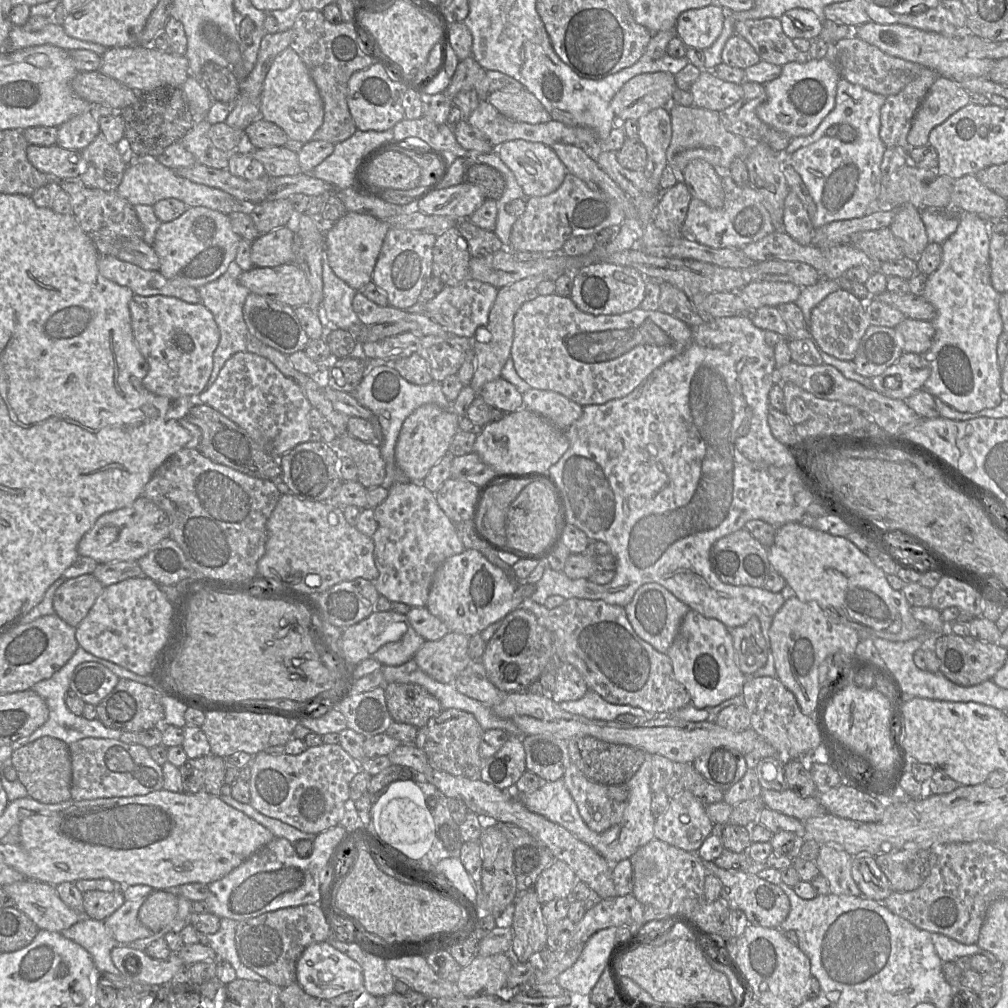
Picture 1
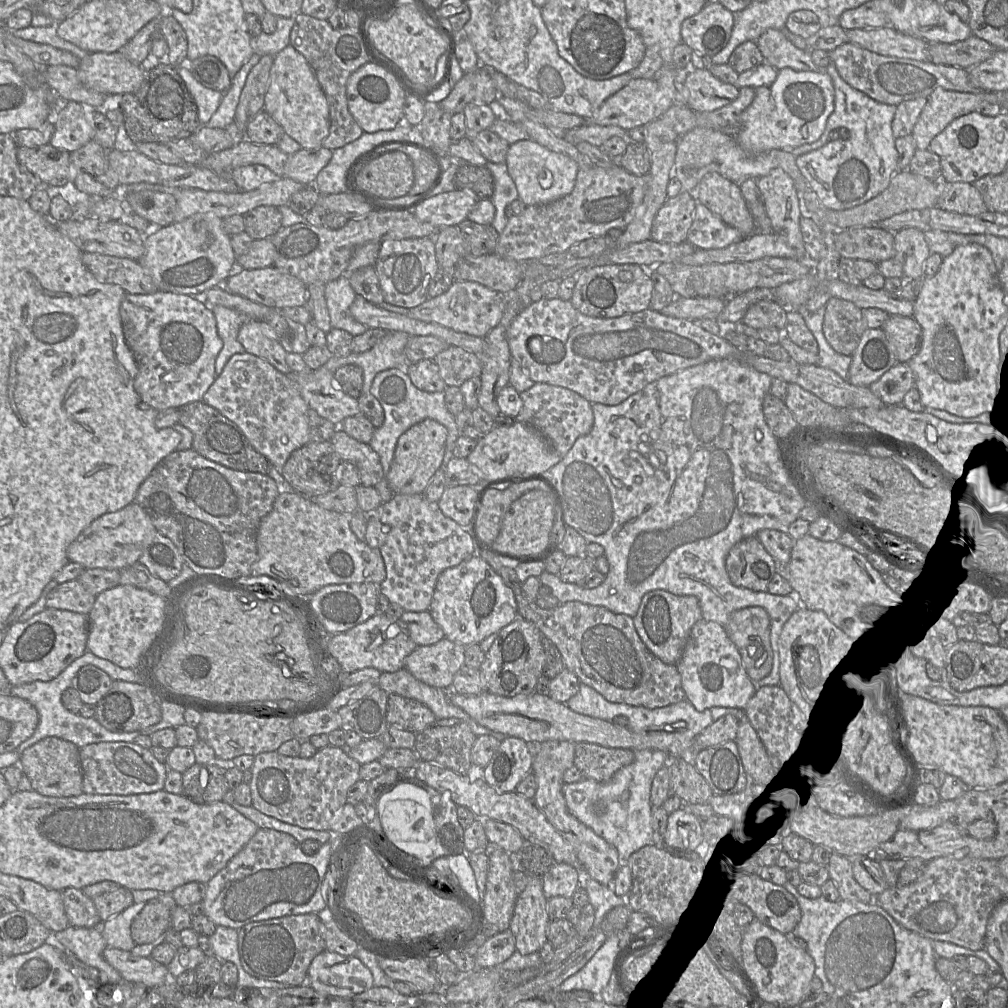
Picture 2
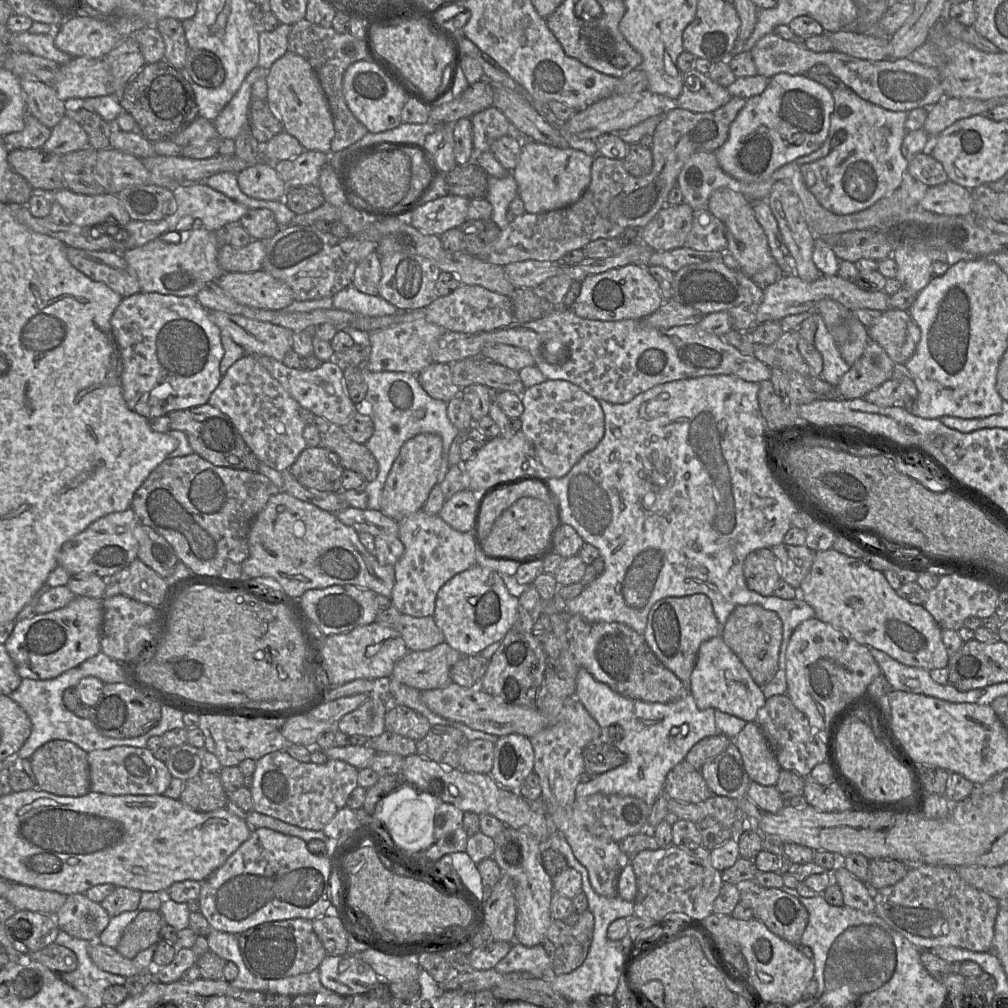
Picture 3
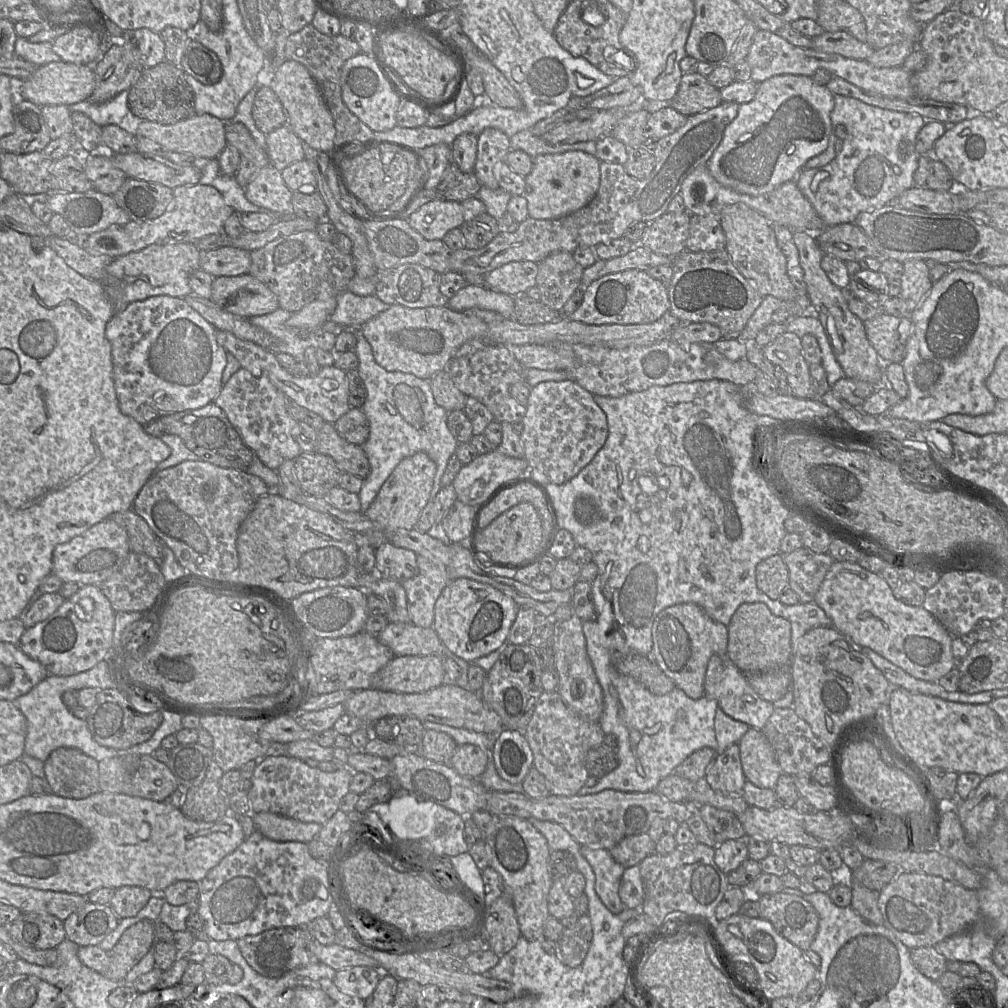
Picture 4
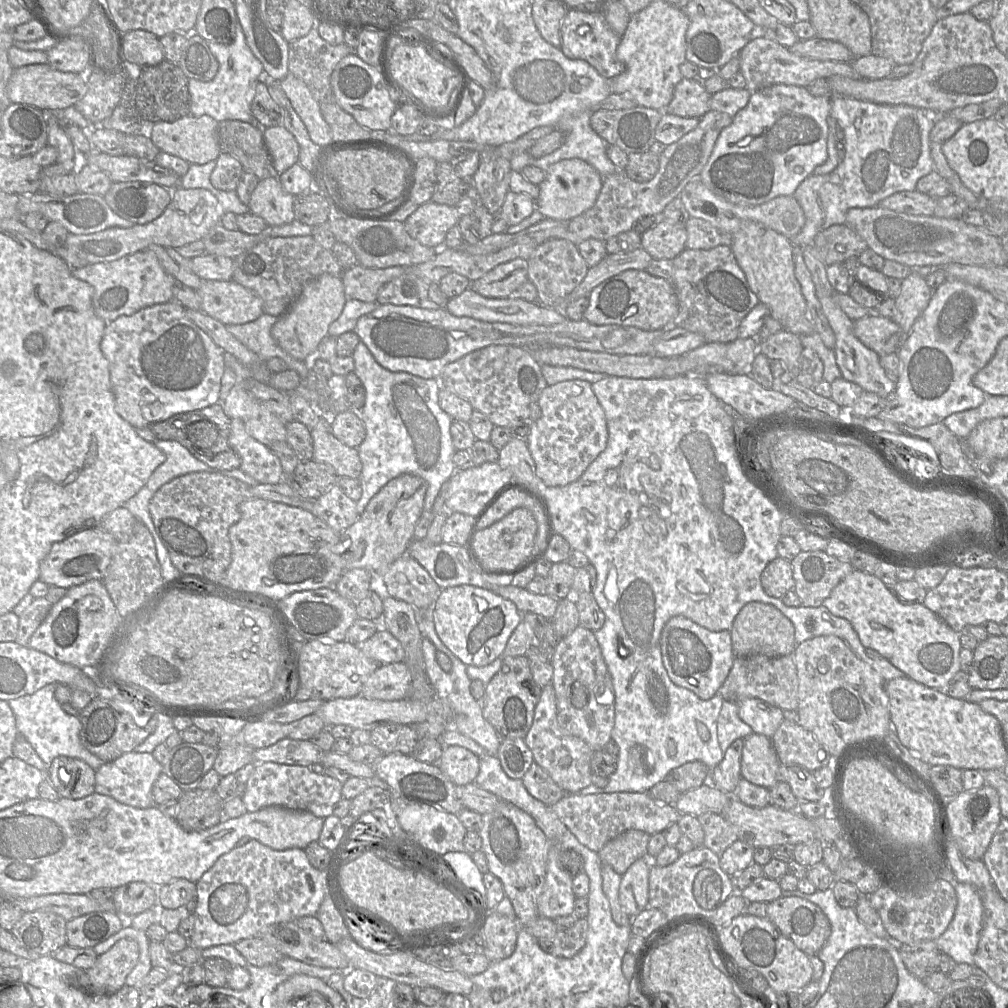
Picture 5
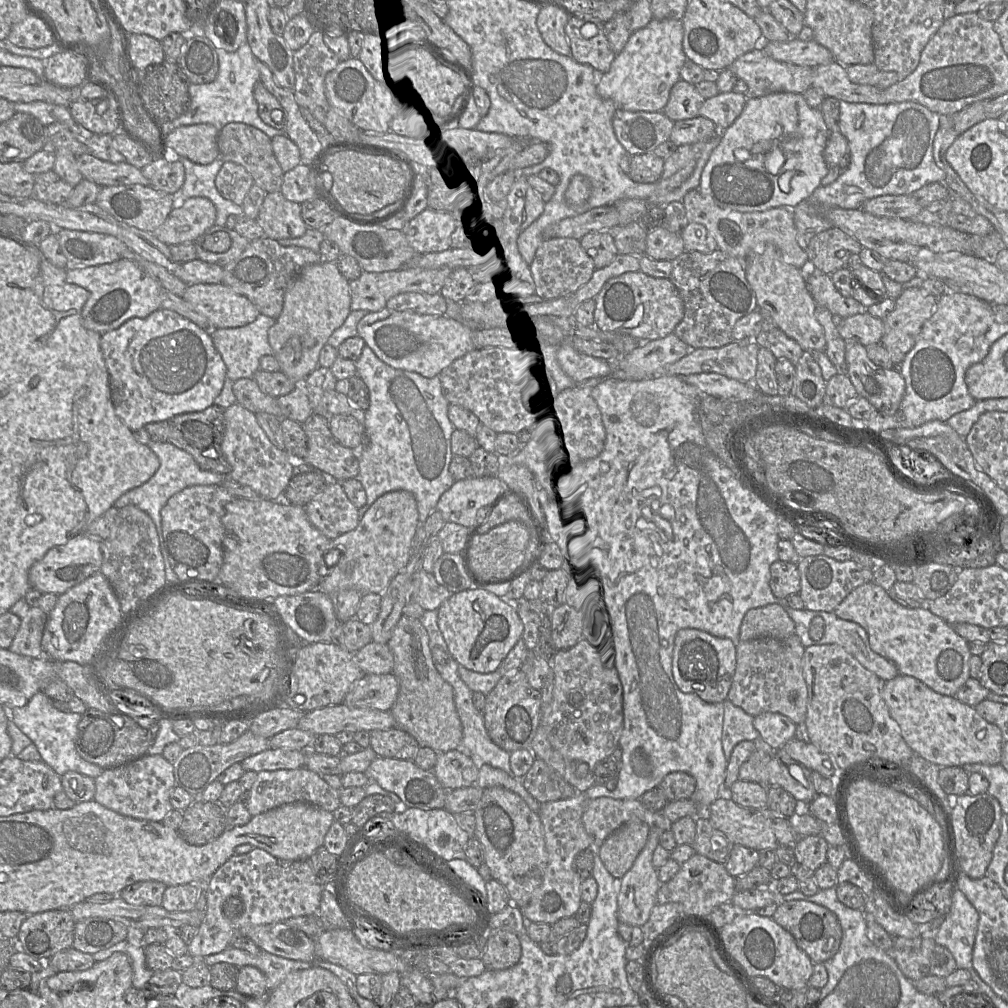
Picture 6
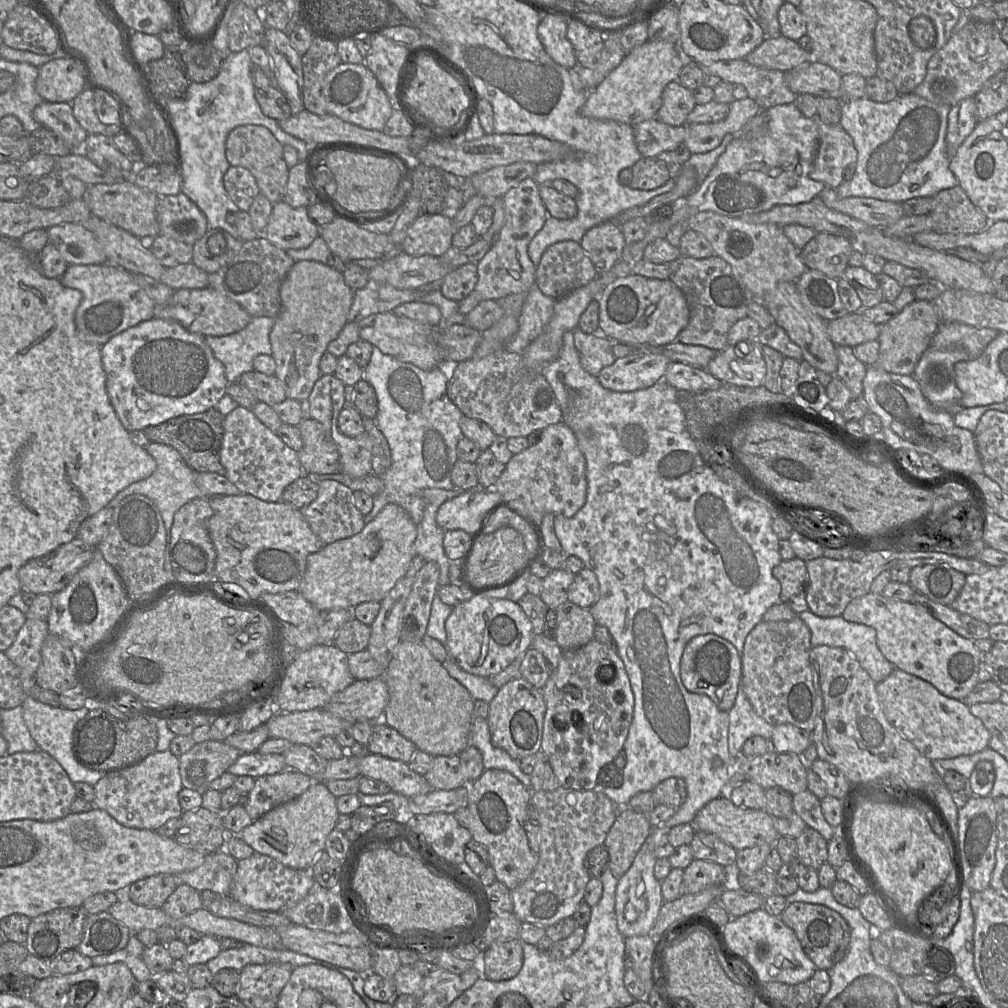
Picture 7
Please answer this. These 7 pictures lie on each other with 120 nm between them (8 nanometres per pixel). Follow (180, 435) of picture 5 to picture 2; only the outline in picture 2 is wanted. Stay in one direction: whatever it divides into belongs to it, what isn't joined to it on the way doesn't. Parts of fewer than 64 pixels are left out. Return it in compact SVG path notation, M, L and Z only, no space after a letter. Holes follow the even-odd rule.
M202 401L192 402L179 408L179 422L193 434L192 449L201 456L227 468L267 474L272 466L268 459L257 452L239 427L217 409Z

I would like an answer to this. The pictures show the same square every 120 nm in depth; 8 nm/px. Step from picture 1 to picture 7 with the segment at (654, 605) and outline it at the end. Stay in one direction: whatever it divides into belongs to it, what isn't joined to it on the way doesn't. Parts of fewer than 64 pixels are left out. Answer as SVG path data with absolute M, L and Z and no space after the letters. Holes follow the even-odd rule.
M716 634L695 636L686 644L681 656L680 677L688 691L708 696L720 710L728 712L740 687L740 654L732 643Z

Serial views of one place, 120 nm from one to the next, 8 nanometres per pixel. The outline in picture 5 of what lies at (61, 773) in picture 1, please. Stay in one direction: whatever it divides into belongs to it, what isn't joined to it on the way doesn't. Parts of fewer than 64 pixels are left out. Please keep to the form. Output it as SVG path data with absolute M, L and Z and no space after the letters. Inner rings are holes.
M56 757L46 772L61 798L81 799L95 792L96 770L86 762L72 757Z

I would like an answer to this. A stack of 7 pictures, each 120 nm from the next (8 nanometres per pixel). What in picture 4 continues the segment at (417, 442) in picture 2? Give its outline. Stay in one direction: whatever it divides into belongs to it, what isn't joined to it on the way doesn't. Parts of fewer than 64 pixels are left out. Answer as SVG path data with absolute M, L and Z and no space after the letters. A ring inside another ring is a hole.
M418 452L400 461L364 512L371 521L372 528L364 535L356 535L359 542L376 549L381 544L389 542L398 529L415 528L422 510L429 501L435 474L436 464L424 452Z

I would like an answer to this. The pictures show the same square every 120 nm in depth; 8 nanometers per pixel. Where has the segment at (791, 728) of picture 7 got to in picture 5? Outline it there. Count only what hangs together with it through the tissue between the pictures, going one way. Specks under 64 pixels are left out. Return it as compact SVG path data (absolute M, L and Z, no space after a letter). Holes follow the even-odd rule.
M746 698L737 702L738 715L753 732L773 736L784 720L783 710L759 698Z

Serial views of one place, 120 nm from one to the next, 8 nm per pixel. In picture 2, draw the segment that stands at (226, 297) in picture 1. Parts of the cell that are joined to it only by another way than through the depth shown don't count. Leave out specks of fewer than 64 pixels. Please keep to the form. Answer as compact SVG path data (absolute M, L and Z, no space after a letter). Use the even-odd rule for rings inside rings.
M219 305L212 306L211 311L216 319L218 335L223 342L222 349L215 361L217 378L232 355L246 352L237 337L241 326L248 318L238 311Z

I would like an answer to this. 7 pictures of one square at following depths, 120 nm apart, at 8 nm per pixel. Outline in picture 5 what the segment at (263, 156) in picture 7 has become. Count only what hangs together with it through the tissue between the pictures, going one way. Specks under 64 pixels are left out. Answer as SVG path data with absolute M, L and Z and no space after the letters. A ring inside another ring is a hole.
M224 120L218 125L218 141L222 152L235 157L244 171L253 173L259 180L279 177L265 146L263 133L250 123L240 120Z

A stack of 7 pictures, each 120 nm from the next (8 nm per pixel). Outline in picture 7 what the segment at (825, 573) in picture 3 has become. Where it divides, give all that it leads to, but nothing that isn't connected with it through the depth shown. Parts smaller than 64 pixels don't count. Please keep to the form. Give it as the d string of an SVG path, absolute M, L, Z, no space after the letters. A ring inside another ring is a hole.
M869 592L853 599L841 616L874 628L877 646L889 662L931 683L947 697L963 700L979 683L981 653L985 652L976 648L974 640L960 636L920 604Z

